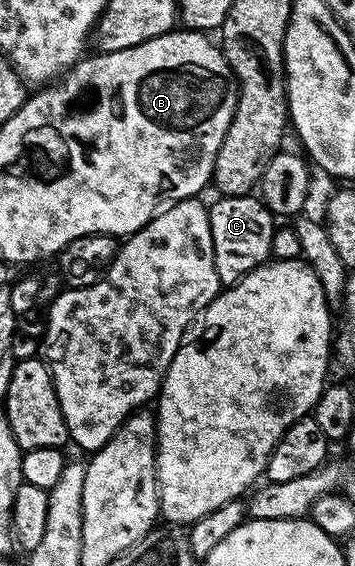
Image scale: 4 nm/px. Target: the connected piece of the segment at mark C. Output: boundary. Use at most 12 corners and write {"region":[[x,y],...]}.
{"region":[[258,196],[210,202],[215,270],[230,287],[271,257]]}

